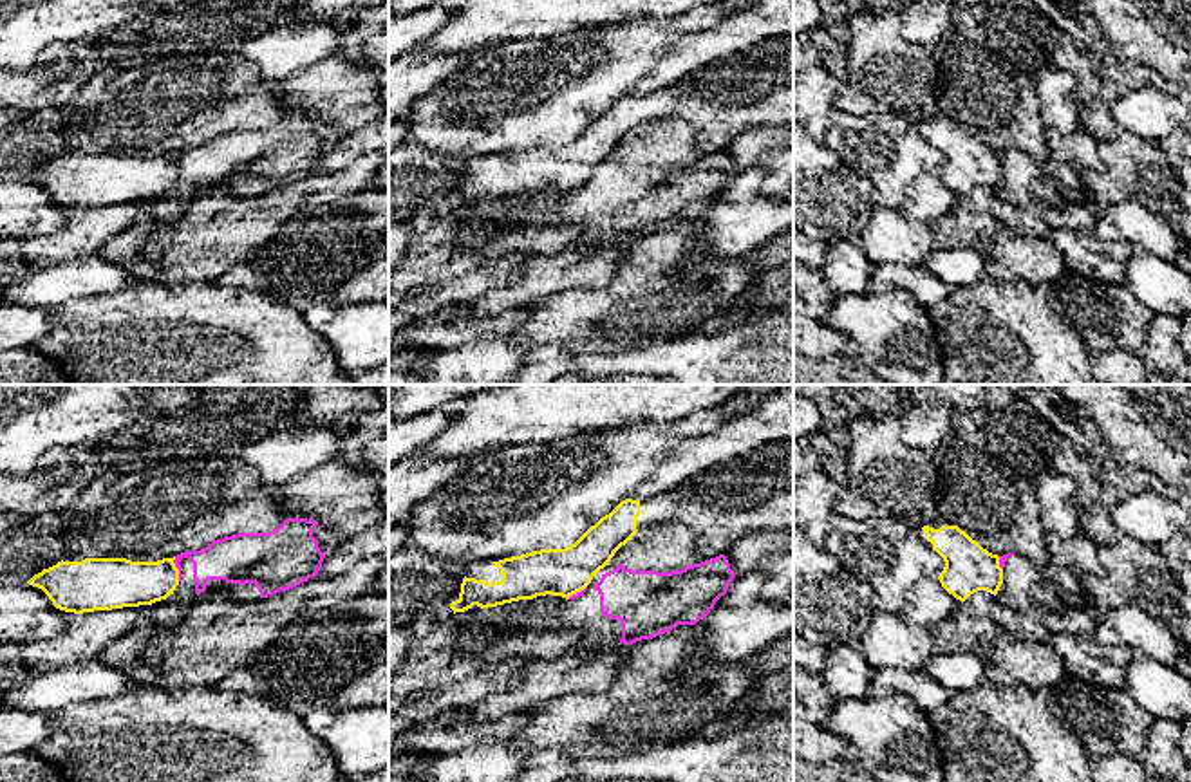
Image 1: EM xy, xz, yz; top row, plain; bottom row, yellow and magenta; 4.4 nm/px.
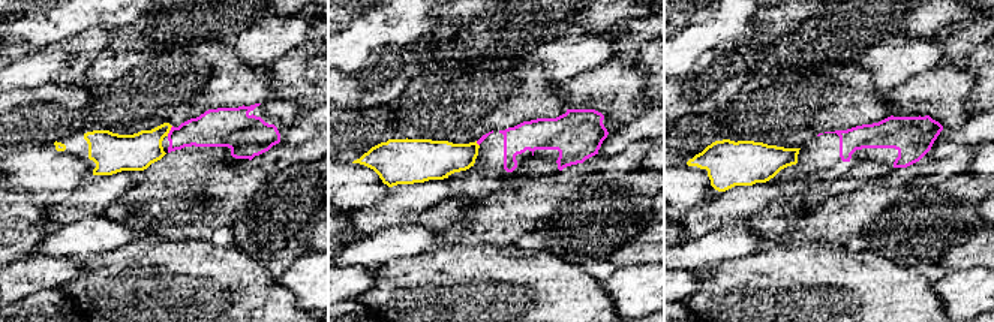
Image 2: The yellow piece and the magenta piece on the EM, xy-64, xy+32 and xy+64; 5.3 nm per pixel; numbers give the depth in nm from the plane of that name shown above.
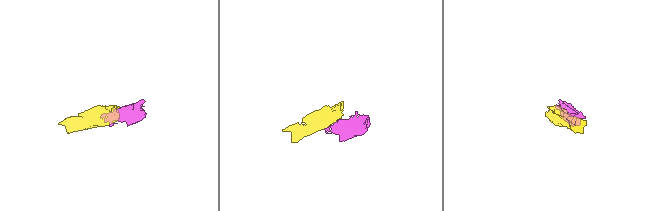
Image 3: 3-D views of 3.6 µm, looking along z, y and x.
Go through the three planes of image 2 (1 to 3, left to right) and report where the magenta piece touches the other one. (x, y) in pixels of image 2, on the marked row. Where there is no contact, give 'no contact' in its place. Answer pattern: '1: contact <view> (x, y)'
1: contact xy-64 (170, 129)
2: contact xy+32 (477, 144)
3: no contact

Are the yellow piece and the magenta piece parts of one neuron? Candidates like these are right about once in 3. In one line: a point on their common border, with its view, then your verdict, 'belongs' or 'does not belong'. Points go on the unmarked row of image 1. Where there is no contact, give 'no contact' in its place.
xy (178, 165) | does not belong

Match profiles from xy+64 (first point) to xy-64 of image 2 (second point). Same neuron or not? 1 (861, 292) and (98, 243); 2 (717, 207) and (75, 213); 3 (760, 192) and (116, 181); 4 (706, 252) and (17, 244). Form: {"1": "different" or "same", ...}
{"1": "different", "2": "same", "3": "same", "4": "different"}

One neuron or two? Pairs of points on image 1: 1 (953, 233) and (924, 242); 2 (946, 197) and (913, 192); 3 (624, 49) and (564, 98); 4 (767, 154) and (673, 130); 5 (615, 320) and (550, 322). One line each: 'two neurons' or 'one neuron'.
1: two neurons
2: one neuron
3: one neuron
4: two neurons
5: one neuron

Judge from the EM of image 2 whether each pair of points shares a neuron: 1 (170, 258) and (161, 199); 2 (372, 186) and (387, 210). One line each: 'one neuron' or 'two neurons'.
1: two neurons
2: two neurons

